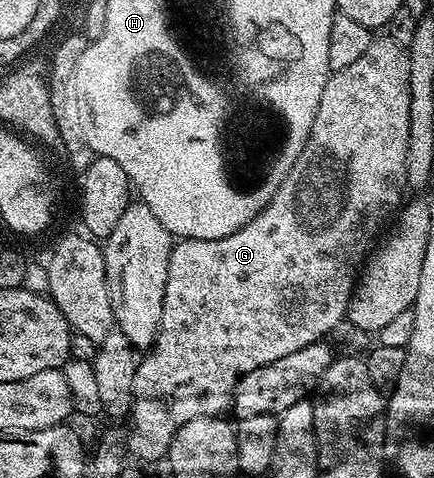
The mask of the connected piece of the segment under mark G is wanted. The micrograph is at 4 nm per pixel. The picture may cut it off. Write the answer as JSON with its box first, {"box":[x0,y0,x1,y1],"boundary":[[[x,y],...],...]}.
{"box":[127,37,409,459],"boundary":[[[386,37],[372,38],[369,49],[353,65],[340,71],[332,71],[327,79],[325,89],[321,93],[321,105],[317,105],[317,117],[313,117],[313,129],[309,133],[307,143],[301,149],[297,161],[291,171],[281,181],[275,194],[259,212],[250,219],[237,233],[229,233],[229,237],[220,239],[179,239],[172,246],[169,257],[169,277],[165,281],[165,297],[161,309],[161,325],[155,338],[155,344],[146,352],[147,355],[138,360],[136,381],[134,381],[134,399],[131,403],[129,422],[135,432],[127,439],[127,447],[139,459],[160,459],[166,456],[171,438],[185,425],[185,421],[193,421],[197,417],[210,415],[222,416],[223,410],[233,403],[235,386],[243,376],[253,373],[253,369],[261,369],[273,361],[281,361],[281,357],[289,357],[289,353],[297,353],[297,349],[305,349],[305,345],[326,340],[327,334],[340,322],[347,318],[347,306],[351,294],[355,291],[356,278],[376,242],[375,234],[383,227],[387,218],[394,216],[404,202],[403,190],[408,190],[406,179],[406,153],[409,150],[409,61],[407,51],[397,41]]]}

